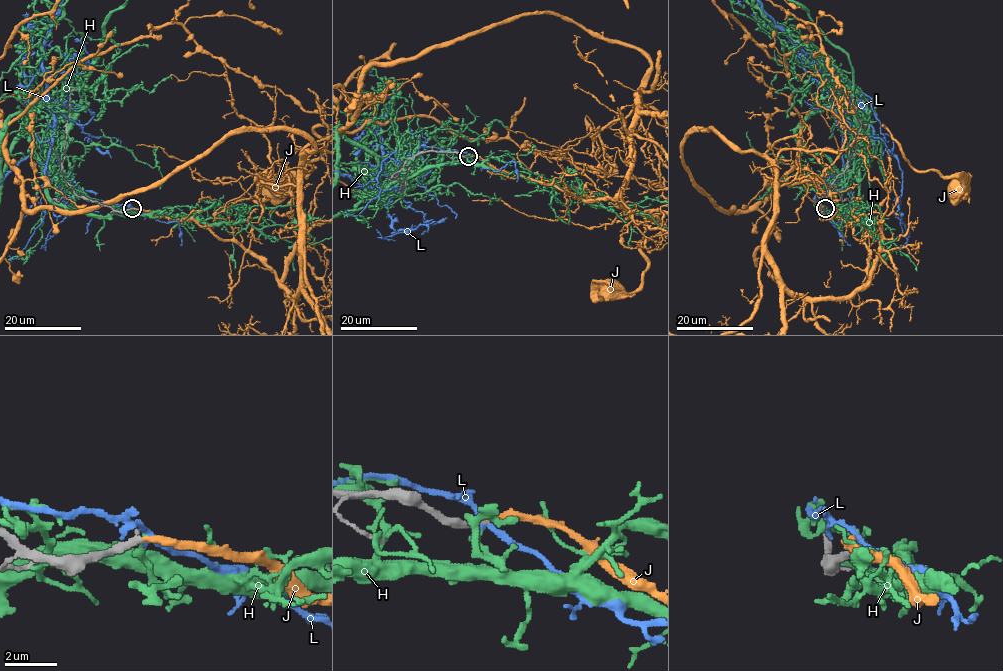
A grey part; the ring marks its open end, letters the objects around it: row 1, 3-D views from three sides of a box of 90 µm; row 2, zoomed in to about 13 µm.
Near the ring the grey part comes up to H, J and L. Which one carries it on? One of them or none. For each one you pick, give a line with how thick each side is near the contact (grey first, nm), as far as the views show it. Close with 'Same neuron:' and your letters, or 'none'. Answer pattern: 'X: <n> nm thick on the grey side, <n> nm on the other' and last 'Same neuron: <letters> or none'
J: 260 nm thick on the grey side, 240 nm on the other
Same neuron: J

